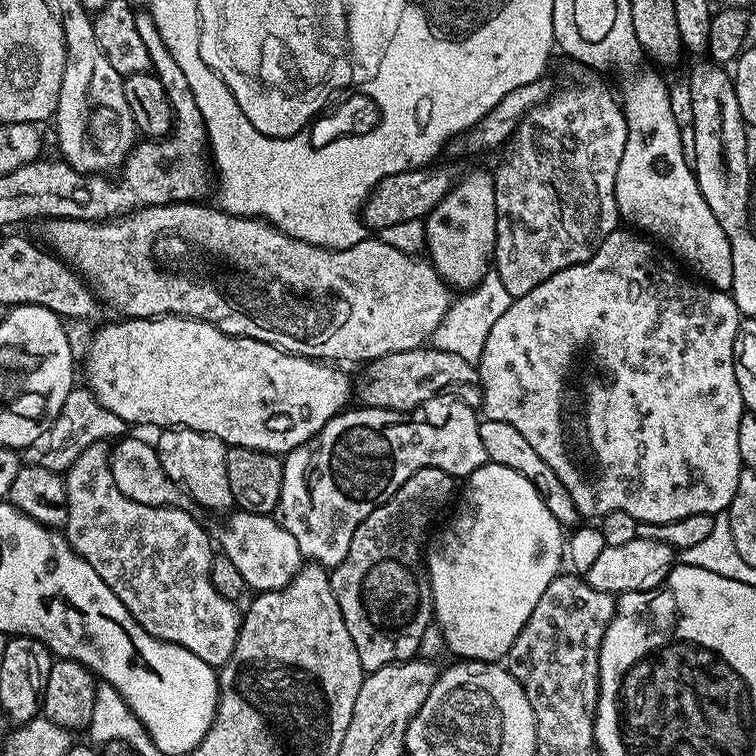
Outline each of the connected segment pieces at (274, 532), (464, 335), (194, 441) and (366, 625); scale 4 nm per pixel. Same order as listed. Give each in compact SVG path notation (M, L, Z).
M236 510L228 518L220 532L218 548L226 558L230 558L230 562L234 562L245 585L256 594L286 587L302 567L298 542L294 542L290 532L277 519L263 512Z
M494 270L488 271L483 276L482 282L461 296L463 297L457 297L448 308L442 322L435 328L430 342L438 350L455 354L465 359L466 362L477 365L491 327L502 318L503 314L506 314L514 298L503 284L502 278Z
M183 426L163 429L157 436L160 437L154 440L154 447L160 453L162 470L166 470L170 479L186 493L187 499L197 500L212 512L227 513L234 504L226 474L229 445L223 444L216 436Z
M419 468L410 474L396 493L379 504L360 523L358 530L354 530L346 558L331 569L332 589L365 673L413 659L418 653L422 634L428 624L433 623L432 587L428 581L424 535L439 518L440 511L453 503L458 492L456 484L446 470L437 468Z

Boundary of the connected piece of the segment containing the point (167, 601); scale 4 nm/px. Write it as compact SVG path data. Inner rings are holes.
M104 442L95 444L78 454L64 476L68 517L62 531L68 537L68 545L83 560L90 562L90 566L94 566L98 578L102 578L102 582L106 582L106 586L118 594L122 606L130 610L132 617L152 637L174 642L190 650L190 654L198 654L202 662L214 669L223 668L236 645L242 612L236 609L237 605L233 601L222 598L210 582L213 541L212 544L208 541L203 526L190 513L183 512L183 507L142 506L142 502L126 498L126 494L122 494L114 482L114 474L108 465L109 459L109 445Z

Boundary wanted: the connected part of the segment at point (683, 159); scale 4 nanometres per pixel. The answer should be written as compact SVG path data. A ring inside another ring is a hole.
M652 72L634 73L624 84L622 107L628 123L628 137L626 150L622 150L622 162L618 162L618 178L614 186L619 219L629 220L633 229L655 238L661 245L669 244L701 281L720 292L728 292L734 282L730 238L726 238L726 230L718 226L718 218L714 218L710 206L706 206L706 198L702 198L702 190L698 190L696 174L686 151L686 140L680 137L680 124L672 113L672 96L663 78Z

